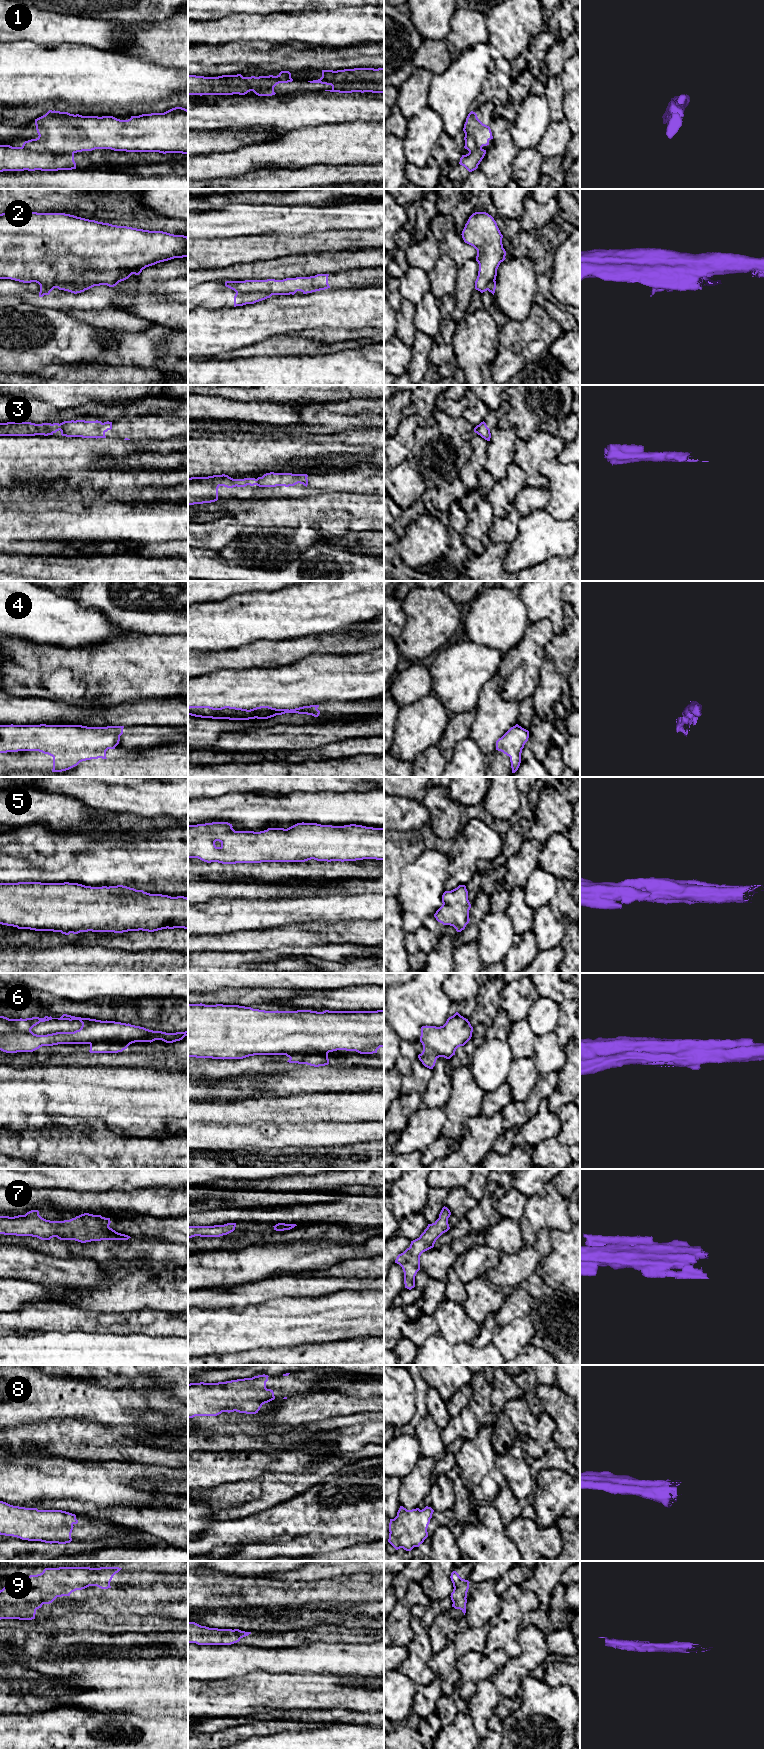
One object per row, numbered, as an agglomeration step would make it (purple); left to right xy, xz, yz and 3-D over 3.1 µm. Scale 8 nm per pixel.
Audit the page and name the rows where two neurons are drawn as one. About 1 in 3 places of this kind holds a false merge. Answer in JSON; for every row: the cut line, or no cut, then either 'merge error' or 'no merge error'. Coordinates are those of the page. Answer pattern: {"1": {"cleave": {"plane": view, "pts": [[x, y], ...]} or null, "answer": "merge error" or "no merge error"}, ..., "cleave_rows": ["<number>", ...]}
{"1": {"cleave": {"plane": "xy", "pts": [[22, 146], [35, 150], [73, 153]]}, "answer": "merge error"}, "2": {"cleave": {"plane": "xz", "pts": [[236, 291], [243, 293], [268, 292], [271, 295]]}, "answer": "merge error"}, "3": {"cleave": null, "answer": "no merge error"}, "4": {"cleave": null, "answer": "no merge error"}, "5": {"cleave": null, "answer": "no merge error"}, "6": {"cleave": {"plane": "xz", "pts": [[285, 1054], [293, 1052], [319, 1052], [327, 1056]]}, "answer": "merge error"}, "7": {"cleave": null, "answer": "no merge error"}, "8": {"cleave": null, "answer": "no merge error"}, "9": {"cleave": null, "answer": "no merge error"}, "cleave_rows": ["1", "2", "6"]}

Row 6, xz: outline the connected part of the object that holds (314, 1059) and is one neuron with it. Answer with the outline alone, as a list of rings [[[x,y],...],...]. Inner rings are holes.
[[[296,1052],[286,1054],[290,1059],[289,1063],[307,1064],[314,1067],[325,1066],[329,1064],[328,1056],[316,1052]]]

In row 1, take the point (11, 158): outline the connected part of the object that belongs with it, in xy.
[[[0,145],[0,172],[58,171],[76,169],[74,153],[35,151],[23,147]]]

